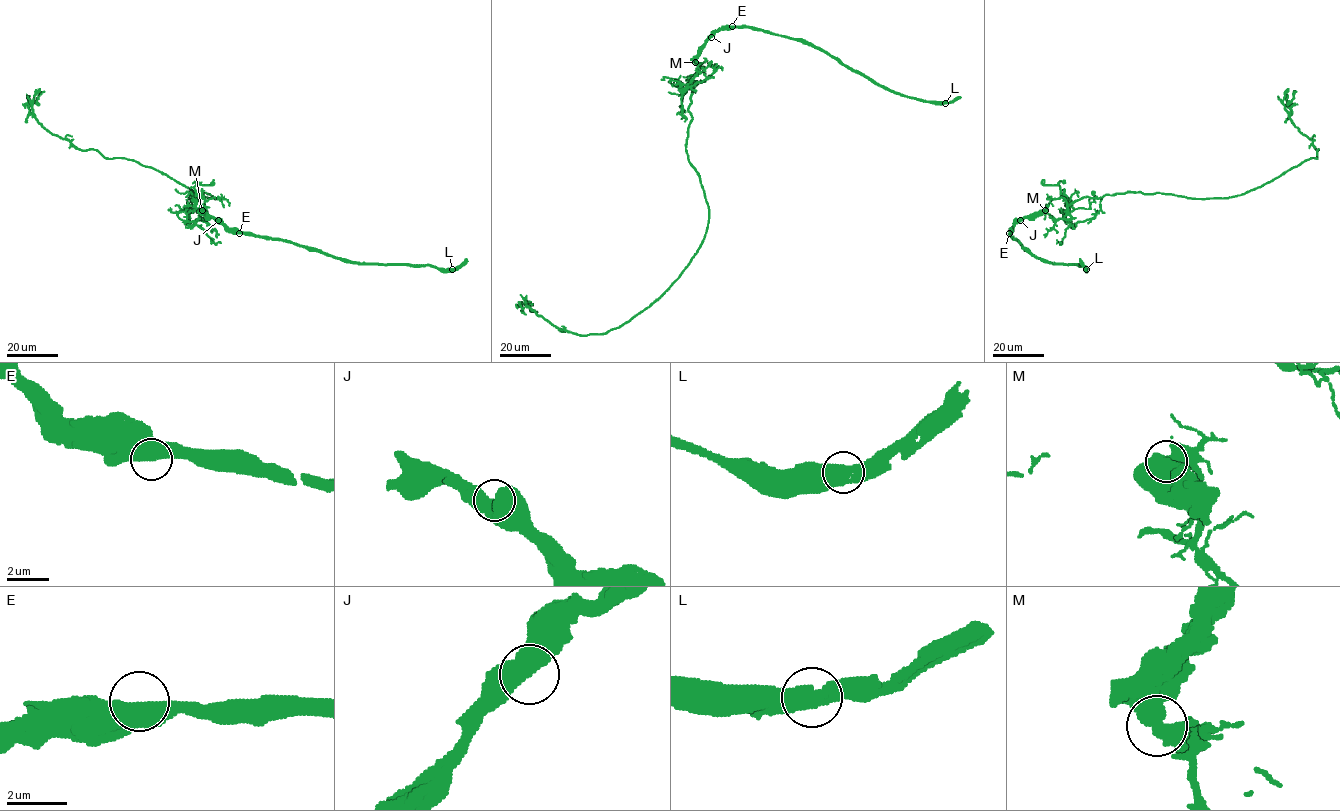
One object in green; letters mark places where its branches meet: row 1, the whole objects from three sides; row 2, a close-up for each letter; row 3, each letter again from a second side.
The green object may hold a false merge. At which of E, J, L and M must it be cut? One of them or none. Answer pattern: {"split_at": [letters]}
{"split_at": ["M"]}

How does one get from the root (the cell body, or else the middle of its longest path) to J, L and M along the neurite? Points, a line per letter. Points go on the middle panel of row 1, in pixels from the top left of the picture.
J: (689, 126), (692, 119), (688, 110), (691, 81), (698, 71), (695, 57), (711, 37)
L: (689, 126), (691, 81), (698, 71), (695, 57), (716, 32), (733, 26), (803, 40), (892, 91), (945, 103)
M: (689, 126), (692, 119), (688, 110), (691, 81), (698, 71), (698, 64), (694, 62)

